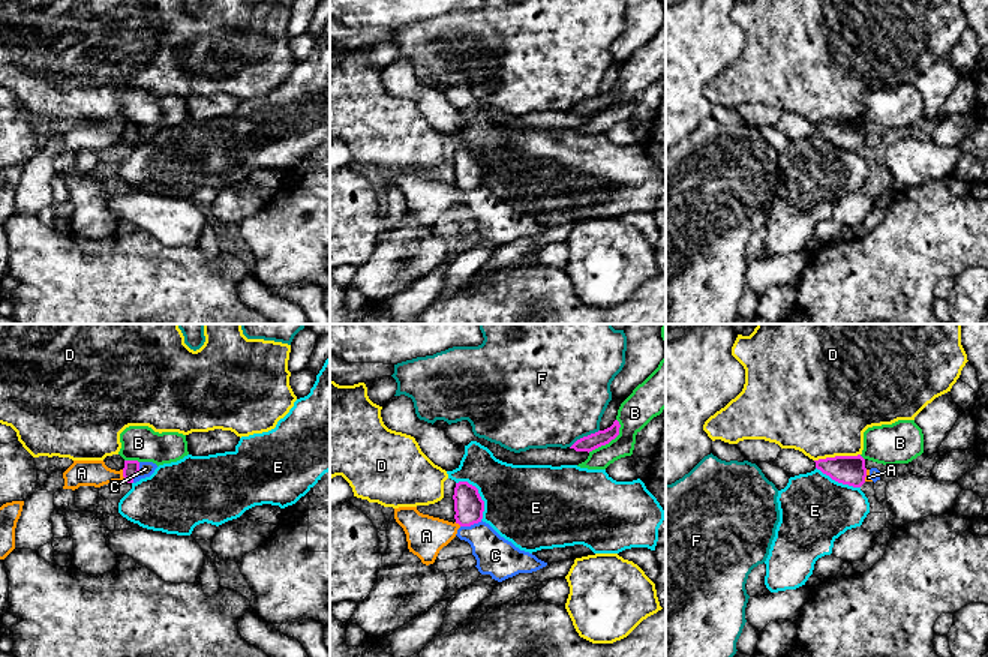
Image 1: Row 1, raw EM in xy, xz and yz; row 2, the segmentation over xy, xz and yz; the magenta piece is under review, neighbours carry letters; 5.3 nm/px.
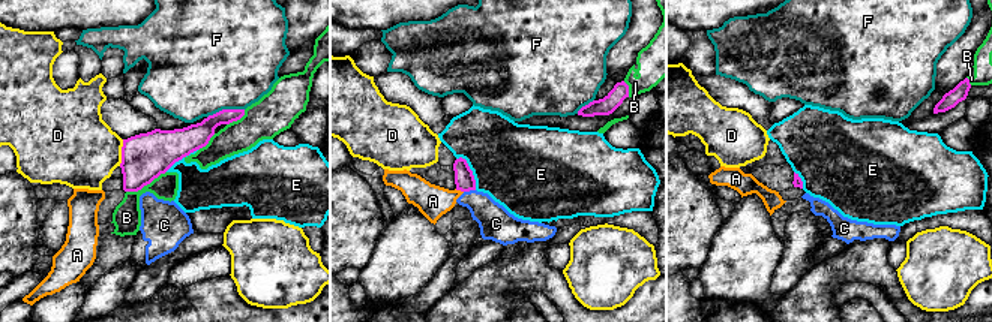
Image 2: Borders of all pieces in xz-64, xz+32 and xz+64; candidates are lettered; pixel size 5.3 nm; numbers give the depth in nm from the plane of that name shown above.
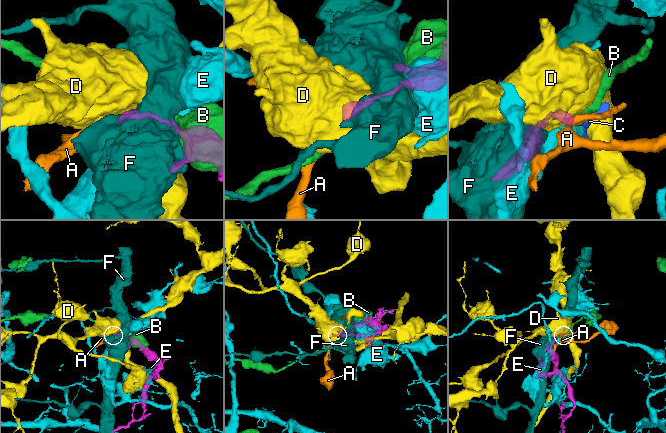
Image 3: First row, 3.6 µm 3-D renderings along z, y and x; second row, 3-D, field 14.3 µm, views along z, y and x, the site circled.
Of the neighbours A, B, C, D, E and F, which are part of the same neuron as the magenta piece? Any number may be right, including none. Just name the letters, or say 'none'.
none

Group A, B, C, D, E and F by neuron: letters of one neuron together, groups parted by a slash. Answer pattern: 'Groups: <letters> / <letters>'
Groups: A C / B / D / E / F

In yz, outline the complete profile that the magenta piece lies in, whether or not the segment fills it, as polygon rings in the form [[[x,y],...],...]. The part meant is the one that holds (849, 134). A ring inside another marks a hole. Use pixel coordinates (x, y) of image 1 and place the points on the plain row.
[[[835,120],[814,124],[816,132],[823,138],[829,140],[832,144],[849,148],[853,152],[861,152],[865,147],[867,132],[865,123],[858,120]]]

